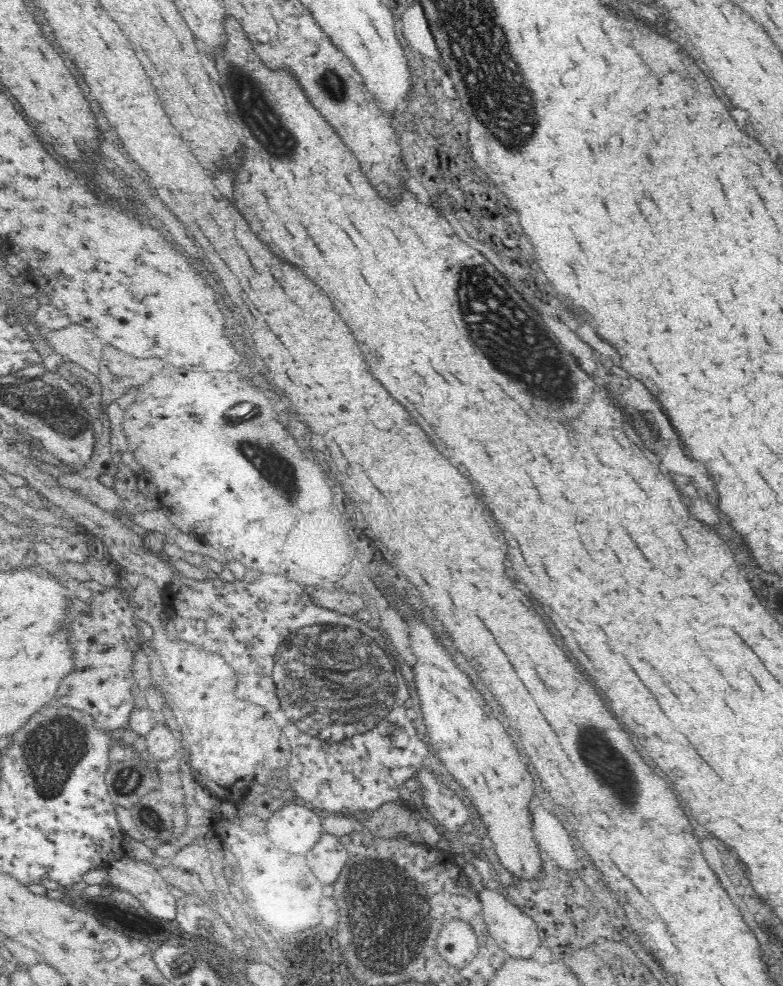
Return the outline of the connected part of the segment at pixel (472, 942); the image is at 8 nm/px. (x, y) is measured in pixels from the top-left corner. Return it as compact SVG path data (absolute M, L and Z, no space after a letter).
M460 920L444 922L436 941L442 958L456 968L468 966L476 958L480 946L471 925Z

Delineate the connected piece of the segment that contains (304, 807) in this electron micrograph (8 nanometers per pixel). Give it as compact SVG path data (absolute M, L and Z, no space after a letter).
M302 802L284 805L264 823L268 828L270 840L276 846L294 852L310 850L323 831L320 818L313 808Z

